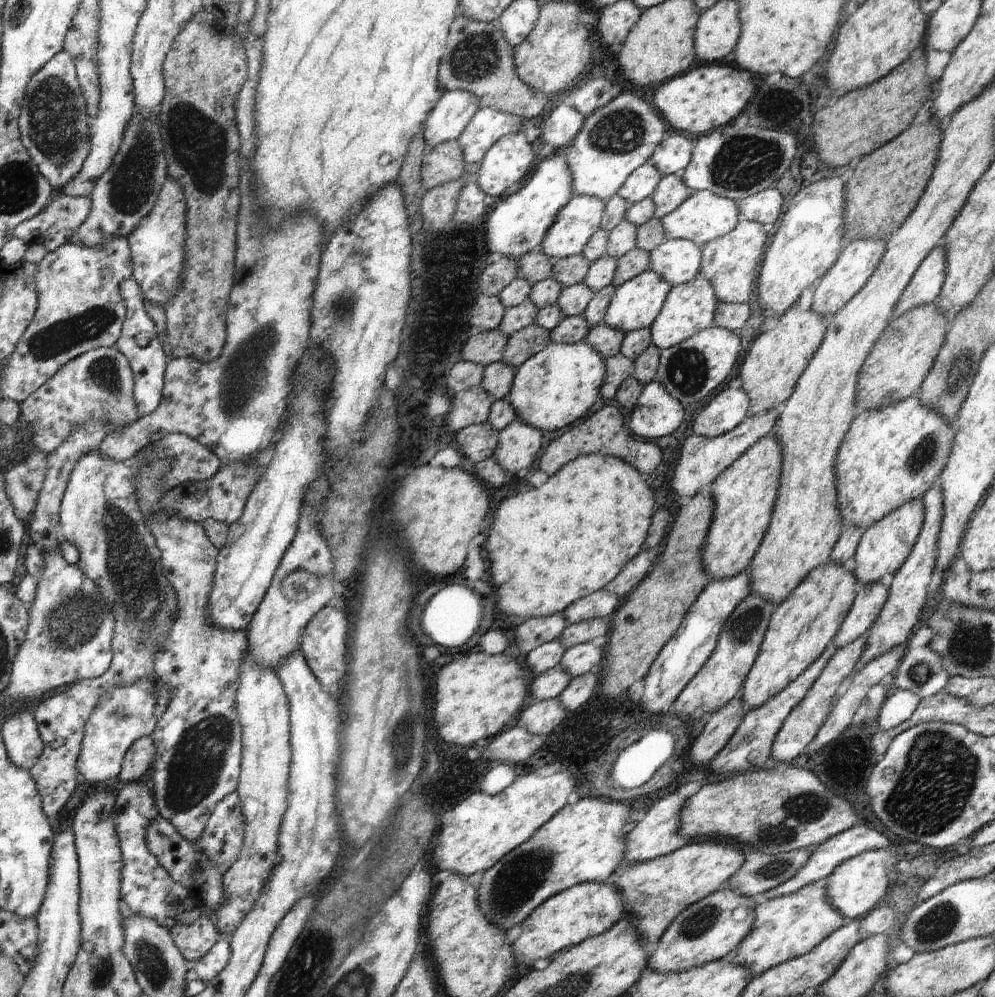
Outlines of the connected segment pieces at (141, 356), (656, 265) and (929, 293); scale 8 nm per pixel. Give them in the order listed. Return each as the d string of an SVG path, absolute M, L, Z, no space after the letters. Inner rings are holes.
M130 278L120 283L119 291L120 296L125 300L124 304L127 311L120 338L117 340L116 349L126 356L133 370L133 379L135 380L133 395L142 417L154 412L162 400L168 357L166 357L162 349L156 324L144 310L144 301L140 287Z
M670 239L649 252L650 269L672 286L690 282L700 274L702 248L688 239Z
M936 247L922 261L912 280L906 285L891 318L897 319L914 307L934 303L944 284L945 270L945 250L943 247Z

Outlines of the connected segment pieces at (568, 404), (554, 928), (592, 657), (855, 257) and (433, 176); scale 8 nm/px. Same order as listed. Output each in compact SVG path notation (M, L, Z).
M580 341L567 345L551 342L516 369L506 400L523 423L542 432L562 430L588 412L599 396L605 374L605 358L588 343Z
M582 883L553 895L521 923L522 934L512 946L516 965L530 968L536 960L576 946L587 938L603 935L624 918L624 901L625 896L606 883Z
M587 642L566 649L561 665L574 678L600 670L603 660L603 642Z
M866 239L844 245L834 266L831 266L828 272L817 280L811 309L828 320L830 316L836 314L841 308L844 308L856 296L856 293L860 292L860 289L866 282L868 282L873 270L880 262L884 251L884 241Z
M458 140L436 144L428 149L421 167L423 186L430 190L450 180L458 180L465 168L464 152Z

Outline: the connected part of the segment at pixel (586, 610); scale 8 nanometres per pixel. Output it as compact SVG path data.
M600 590L573 602L562 614L568 625L590 619L606 619L615 611L619 601L615 594Z

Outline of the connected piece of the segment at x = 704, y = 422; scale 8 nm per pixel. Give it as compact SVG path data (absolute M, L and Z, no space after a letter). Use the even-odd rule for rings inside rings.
M742 388L722 390L694 420L692 432L706 438L722 436L747 417L750 399Z

